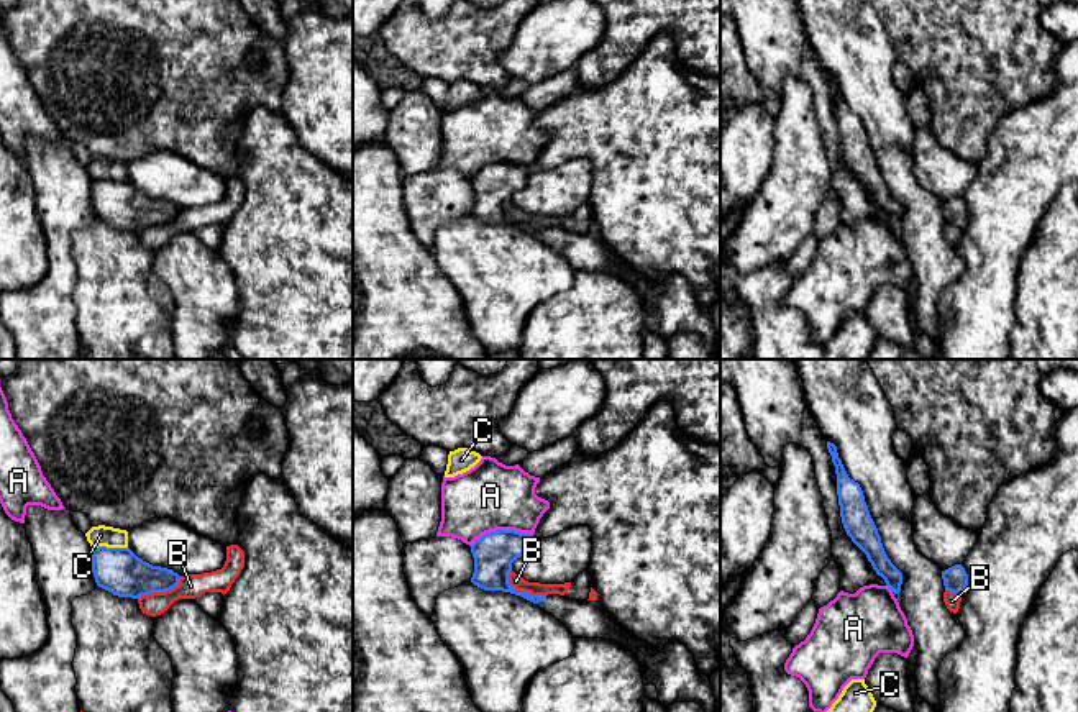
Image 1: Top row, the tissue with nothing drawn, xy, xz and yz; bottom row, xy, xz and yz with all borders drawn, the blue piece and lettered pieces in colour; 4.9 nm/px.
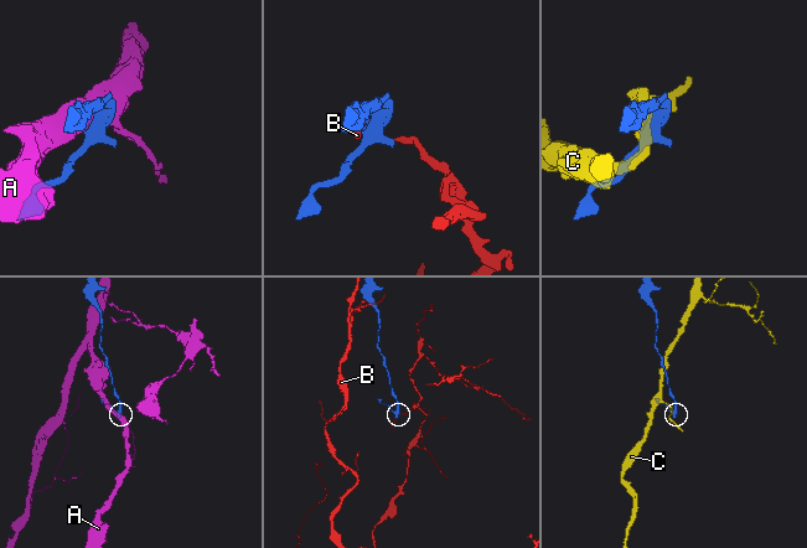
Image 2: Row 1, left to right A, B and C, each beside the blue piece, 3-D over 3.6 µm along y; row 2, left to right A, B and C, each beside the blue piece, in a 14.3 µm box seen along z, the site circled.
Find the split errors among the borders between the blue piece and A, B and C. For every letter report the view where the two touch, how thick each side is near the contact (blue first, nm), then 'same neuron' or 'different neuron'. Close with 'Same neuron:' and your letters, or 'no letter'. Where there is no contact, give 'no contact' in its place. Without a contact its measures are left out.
A: xz | 200/340 nm | different neuron
B: xz | 200/70 nm | different neuron
C: xy | 220/100 nm | different neuron
Same neuron: no letter

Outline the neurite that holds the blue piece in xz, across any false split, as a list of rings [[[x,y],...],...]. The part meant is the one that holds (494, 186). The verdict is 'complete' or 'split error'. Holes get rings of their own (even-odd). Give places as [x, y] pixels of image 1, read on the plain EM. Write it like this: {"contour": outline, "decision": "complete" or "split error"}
{"contour": [[[496,162],[471,177],[474,205],[471,215],[484,223],[502,223],[520,228],[560,253],[574,271],[614,272],[628,281],[620,259],[597,233],[573,233],[560,226],[532,228],[509,215],[512,195],[520,190],[533,167],[515,162]]], "decision": "split error"}

